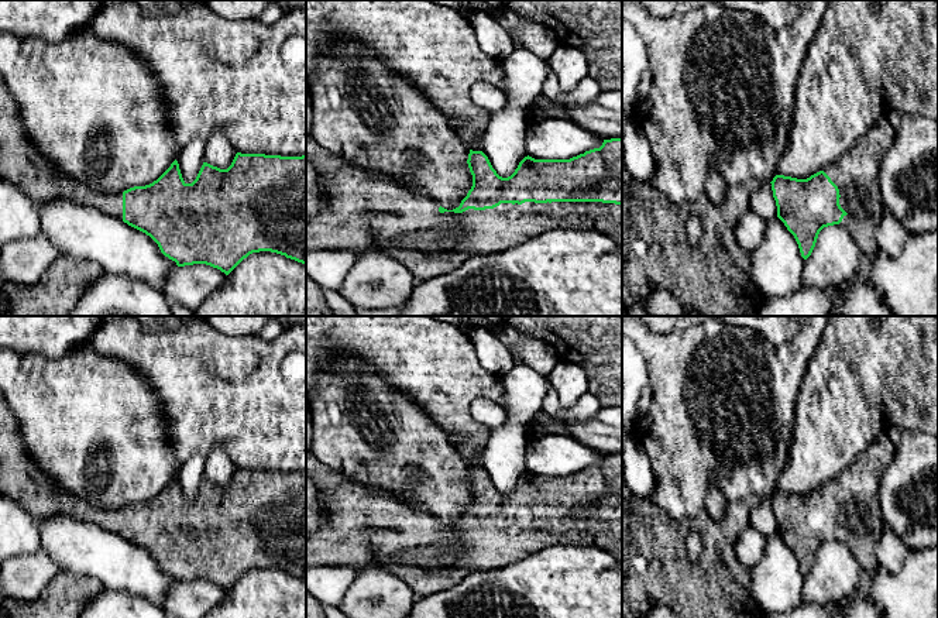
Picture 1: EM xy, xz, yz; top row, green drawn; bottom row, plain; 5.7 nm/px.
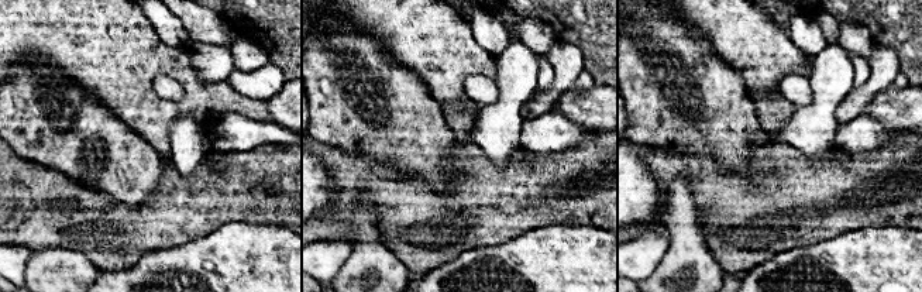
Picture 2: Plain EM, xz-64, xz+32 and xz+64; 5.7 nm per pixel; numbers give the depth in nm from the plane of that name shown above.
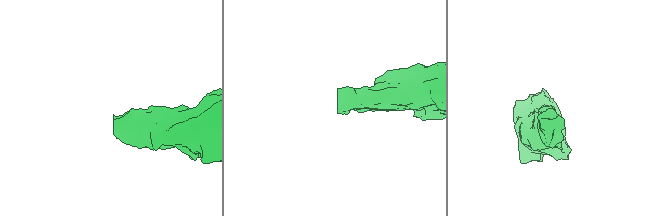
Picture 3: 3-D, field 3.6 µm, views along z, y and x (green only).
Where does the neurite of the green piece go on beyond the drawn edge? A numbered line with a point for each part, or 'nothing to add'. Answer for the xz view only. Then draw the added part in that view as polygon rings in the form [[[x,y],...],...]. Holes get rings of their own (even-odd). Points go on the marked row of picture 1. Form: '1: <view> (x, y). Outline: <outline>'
1: xz (366, 209). Outline: [[[310,135],[306,137],[306,159],[322,175],[327,202],[327,206],[306,223],[306,253],[315,250],[348,250],[360,255],[368,250],[379,250],[401,261],[418,281],[426,281],[447,274],[450,267],[457,268],[470,257],[506,251],[556,229],[594,230],[622,244],[622,205],[602,202],[525,202],[522,205],[501,203],[485,210],[468,209],[463,213],[440,213],[440,205],[432,196],[403,188],[381,172],[347,164],[343,158],[319,145]]]

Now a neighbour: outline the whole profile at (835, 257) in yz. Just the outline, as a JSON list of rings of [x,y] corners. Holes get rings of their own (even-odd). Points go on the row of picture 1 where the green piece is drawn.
[[[842,224],[824,227],[805,260],[801,286],[825,288],[846,282],[860,265],[862,251]]]

